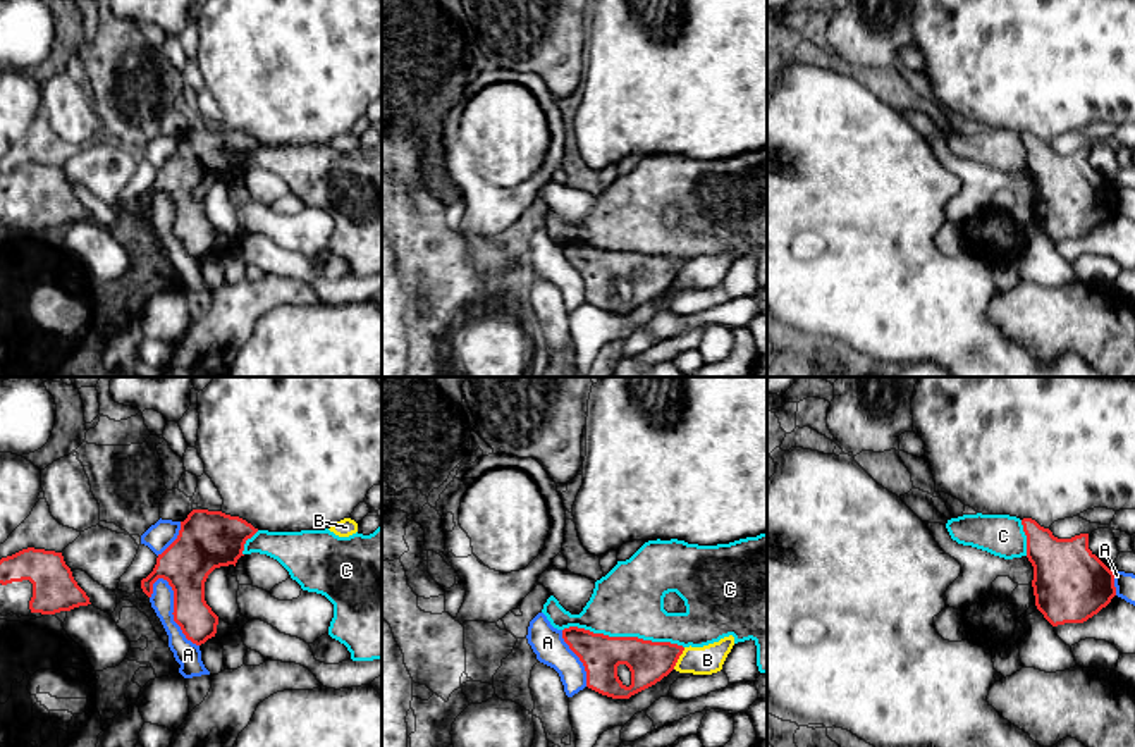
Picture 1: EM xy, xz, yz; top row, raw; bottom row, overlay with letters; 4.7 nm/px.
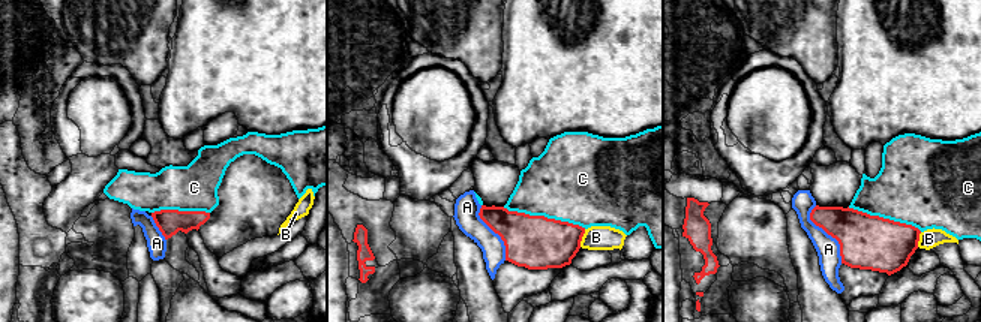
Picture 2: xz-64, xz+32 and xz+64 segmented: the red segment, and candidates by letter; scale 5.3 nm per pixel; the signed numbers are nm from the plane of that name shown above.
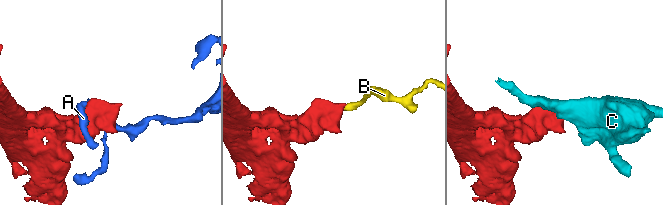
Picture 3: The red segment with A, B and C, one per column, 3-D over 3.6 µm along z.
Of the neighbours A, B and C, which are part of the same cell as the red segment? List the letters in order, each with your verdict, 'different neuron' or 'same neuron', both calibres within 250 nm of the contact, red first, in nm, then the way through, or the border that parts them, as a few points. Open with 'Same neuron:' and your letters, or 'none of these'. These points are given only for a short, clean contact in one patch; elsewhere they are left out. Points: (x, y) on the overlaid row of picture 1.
Same neuron: none of these
A: different neuron | 240/120 nm
B: different neuron | 190/140 nm | along xz (685, 648), (673, 668)
C: different neuron | 190/320 nm

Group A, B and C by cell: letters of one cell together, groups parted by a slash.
A / B / C

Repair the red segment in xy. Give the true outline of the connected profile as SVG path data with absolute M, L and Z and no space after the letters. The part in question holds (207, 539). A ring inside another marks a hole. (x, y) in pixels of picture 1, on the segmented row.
M193 509L177 539L156 558L153 571L141 580L143 592L151 597L158 578L174 590L174 621L196 645L215 637L218 616L205 601L205 582L220 566L237 563L244 544L258 528L239 516L222 511Z

